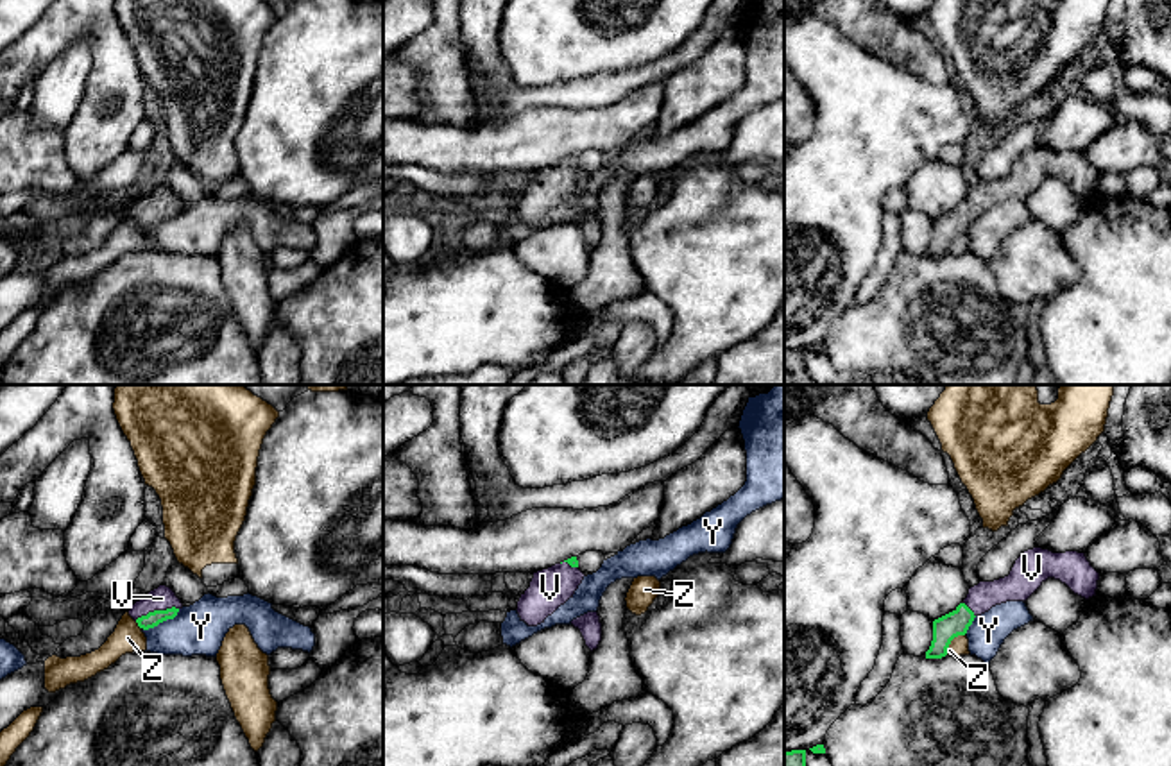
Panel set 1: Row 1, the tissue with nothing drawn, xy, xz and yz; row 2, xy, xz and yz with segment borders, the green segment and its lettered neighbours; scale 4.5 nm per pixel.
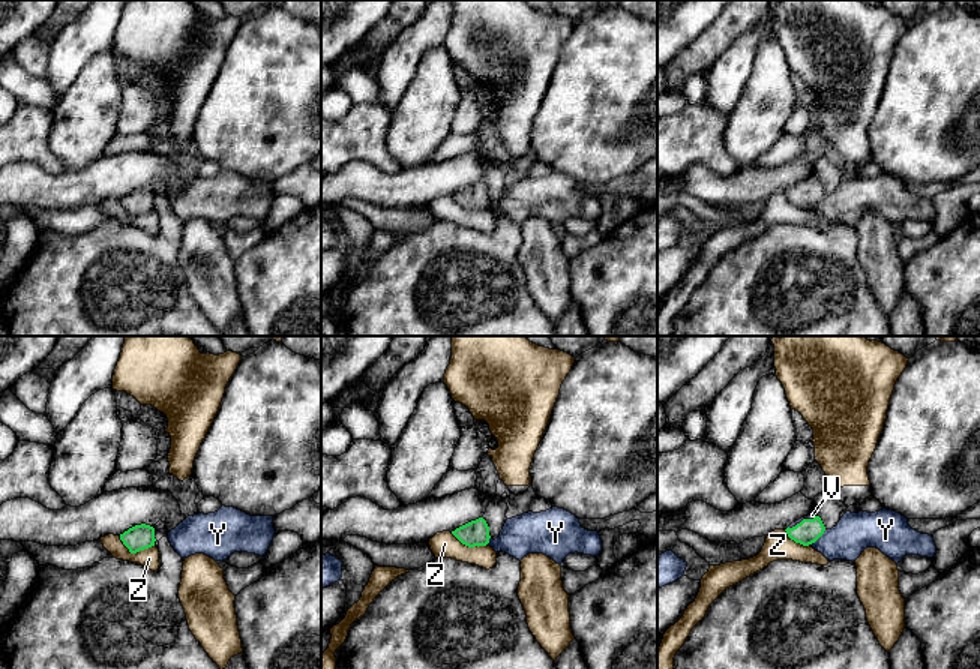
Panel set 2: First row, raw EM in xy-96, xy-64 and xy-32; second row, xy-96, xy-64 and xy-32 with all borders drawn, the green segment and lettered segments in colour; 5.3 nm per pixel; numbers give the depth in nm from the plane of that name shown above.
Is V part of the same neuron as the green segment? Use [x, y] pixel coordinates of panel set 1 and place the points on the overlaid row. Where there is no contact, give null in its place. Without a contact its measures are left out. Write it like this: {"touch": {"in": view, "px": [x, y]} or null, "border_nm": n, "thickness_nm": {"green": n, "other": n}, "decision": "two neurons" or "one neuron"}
{"touch": {"in": "xy", "px": [156, 611]}, "border_nm": 200, "thickness_nm": {"green": 70, "other": 110}, "decision": "one neuron"}

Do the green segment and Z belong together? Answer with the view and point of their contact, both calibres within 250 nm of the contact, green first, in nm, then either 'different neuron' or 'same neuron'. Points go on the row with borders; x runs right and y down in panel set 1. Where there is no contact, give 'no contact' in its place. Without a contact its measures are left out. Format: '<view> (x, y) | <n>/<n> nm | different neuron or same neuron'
yz (951, 639) | 120/80 nm | different neuron

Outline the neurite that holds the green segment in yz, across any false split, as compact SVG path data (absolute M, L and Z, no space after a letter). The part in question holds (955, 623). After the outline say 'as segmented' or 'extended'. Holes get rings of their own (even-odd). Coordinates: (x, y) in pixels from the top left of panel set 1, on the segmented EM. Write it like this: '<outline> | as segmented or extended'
M1028 549L1015 560L1008 576L979 582L953 612L933 621L933 641L926 659L945 657L951 641L965 635L976 616L1006 601L1026 601L1047 578L1060 580L1074 594L1089 600L1096 596L1099 573L1085 553Z | extended

